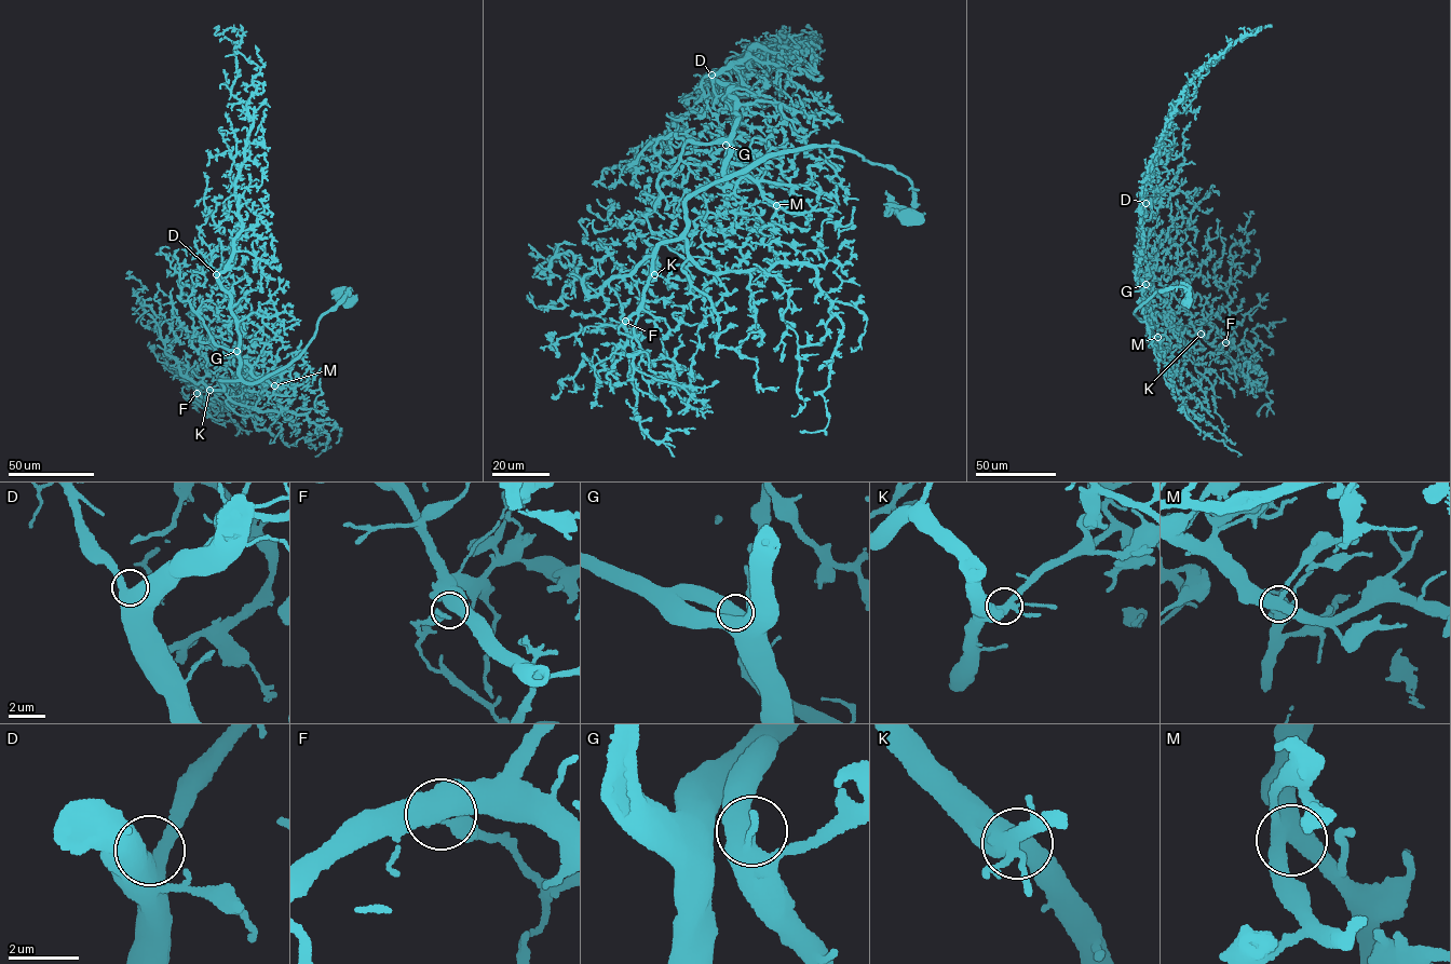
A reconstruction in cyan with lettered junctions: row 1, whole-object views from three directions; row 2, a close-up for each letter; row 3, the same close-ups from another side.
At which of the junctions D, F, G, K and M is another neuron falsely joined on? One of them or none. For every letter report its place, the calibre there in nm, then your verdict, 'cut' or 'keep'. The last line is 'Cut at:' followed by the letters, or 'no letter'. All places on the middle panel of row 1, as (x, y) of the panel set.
D: place (712, 75); calibre 550 nm; keep
F: place (625, 321); calibre 420 nm; cut
G: place (726, 145); calibre 480 nm; keep
K: place (654, 274); calibre 400 nm; keep
M: place (776, 205); calibre 480 nm; keep
Cut at: F

